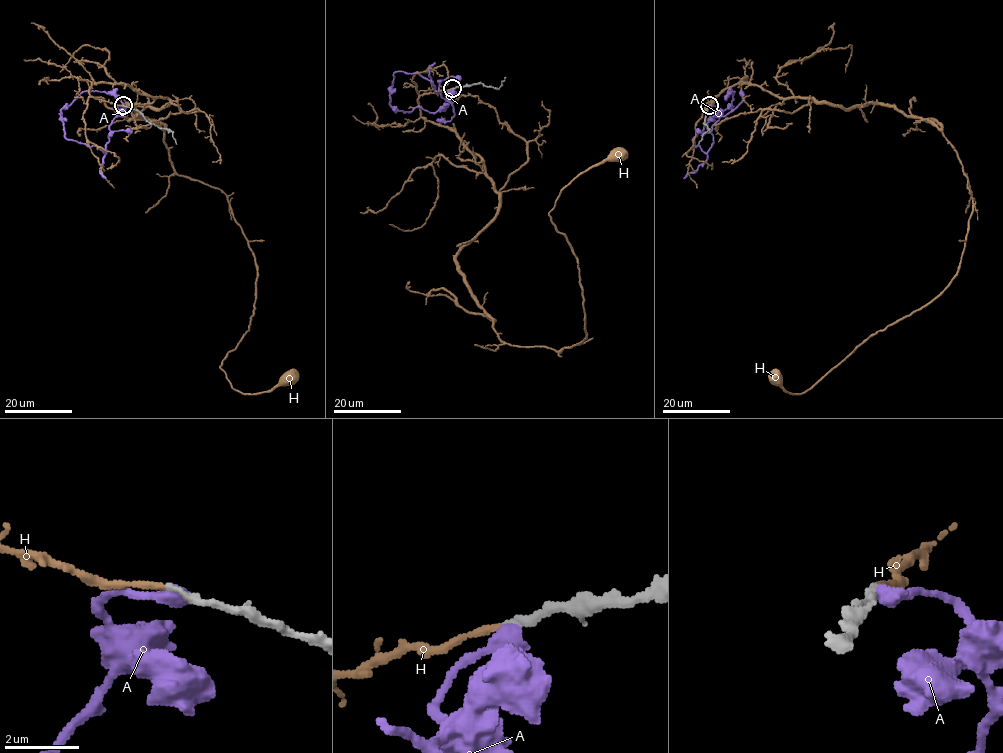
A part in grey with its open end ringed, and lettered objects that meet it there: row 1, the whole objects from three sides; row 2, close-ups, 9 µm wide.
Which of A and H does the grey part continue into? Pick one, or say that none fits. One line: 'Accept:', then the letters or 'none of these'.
Accept: H

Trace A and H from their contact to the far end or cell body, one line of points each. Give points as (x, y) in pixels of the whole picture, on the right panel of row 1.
A: (709, 106), (717, 108), (719, 119), (706, 153), (692, 140), (732, 103), (728, 91), (733, 92), (724, 99)
H: (709, 105), (741, 82), (891, 104), (941, 131), (972, 198), (959, 270), (928, 303), (802, 393), (774, 377)

